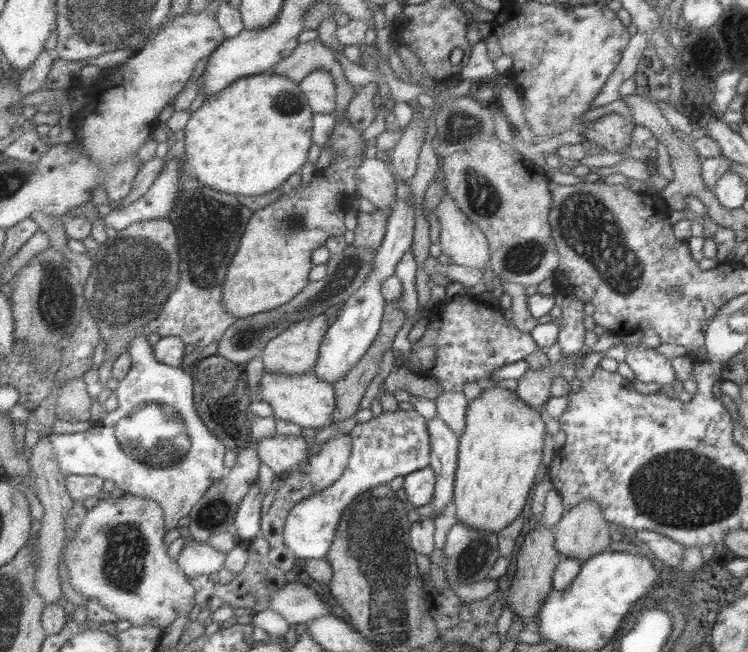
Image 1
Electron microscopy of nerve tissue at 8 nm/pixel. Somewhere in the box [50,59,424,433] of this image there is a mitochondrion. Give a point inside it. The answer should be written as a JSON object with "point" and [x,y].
{"point":[136,272]}

